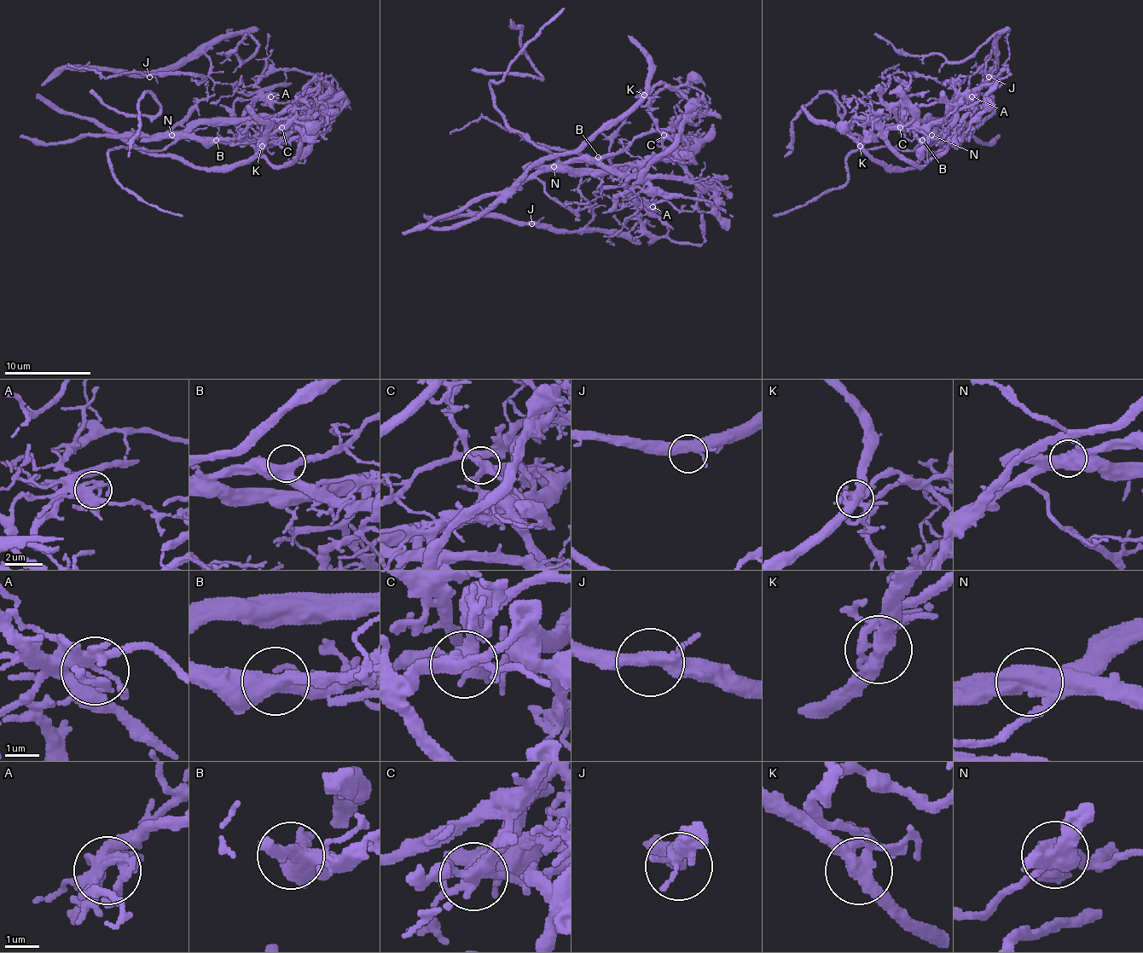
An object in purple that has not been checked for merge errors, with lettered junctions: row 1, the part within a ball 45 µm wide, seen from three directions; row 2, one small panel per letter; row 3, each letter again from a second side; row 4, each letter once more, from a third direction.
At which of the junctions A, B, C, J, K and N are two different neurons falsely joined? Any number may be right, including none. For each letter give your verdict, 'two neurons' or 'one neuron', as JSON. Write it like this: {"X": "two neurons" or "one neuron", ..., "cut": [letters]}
{"A": "one neuron", "B": "one neuron", "C": "two neurons", "J": "one neuron", "K": "two neurons", "N": "two neurons", "cut": ["C", "K", "N"]}

